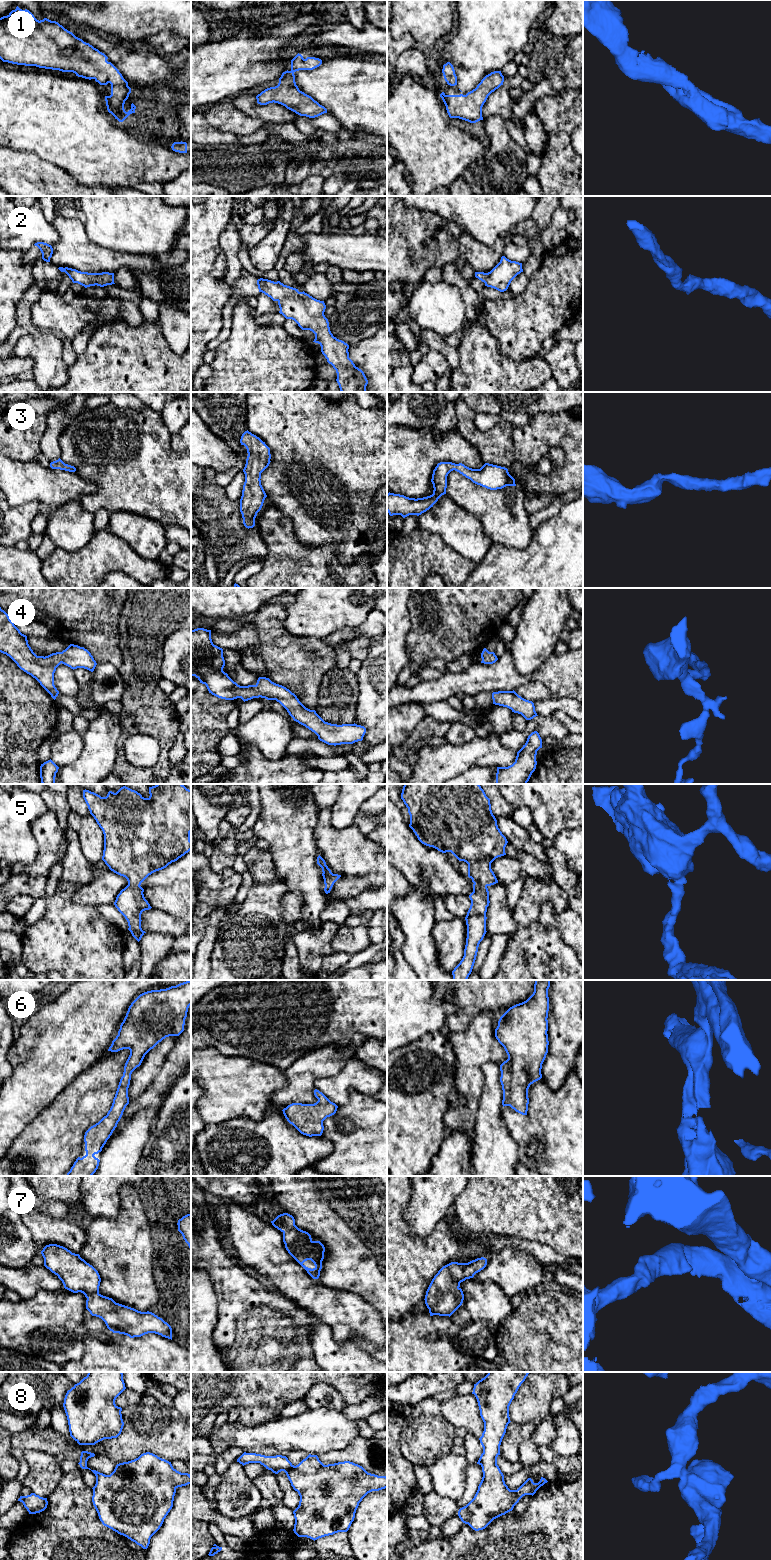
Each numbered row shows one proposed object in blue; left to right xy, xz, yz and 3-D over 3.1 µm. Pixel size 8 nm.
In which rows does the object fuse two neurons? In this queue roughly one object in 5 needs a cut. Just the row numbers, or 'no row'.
no row

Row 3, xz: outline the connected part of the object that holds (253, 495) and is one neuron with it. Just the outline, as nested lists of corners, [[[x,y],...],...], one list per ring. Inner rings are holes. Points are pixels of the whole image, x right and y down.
[[[248,430],[242,434],[240,443],[246,447],[248,453],[243,469],[245,482],[240,499],[240,512],[244,526],[249,529],[255,526],[257,513],[267,497],[260,479],[261,473],[271,462],[271,454],[265,442]]]

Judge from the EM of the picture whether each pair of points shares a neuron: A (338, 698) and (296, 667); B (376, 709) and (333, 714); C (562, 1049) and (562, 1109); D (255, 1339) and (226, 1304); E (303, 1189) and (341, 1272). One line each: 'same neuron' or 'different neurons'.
A: different neurons
B: different neurons
C: different neurons
D: same neuron
E: same neuron

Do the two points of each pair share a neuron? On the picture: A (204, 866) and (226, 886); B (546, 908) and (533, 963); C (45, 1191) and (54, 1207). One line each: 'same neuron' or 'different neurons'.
A: same neuron
B: different neurons
C: different neurons

